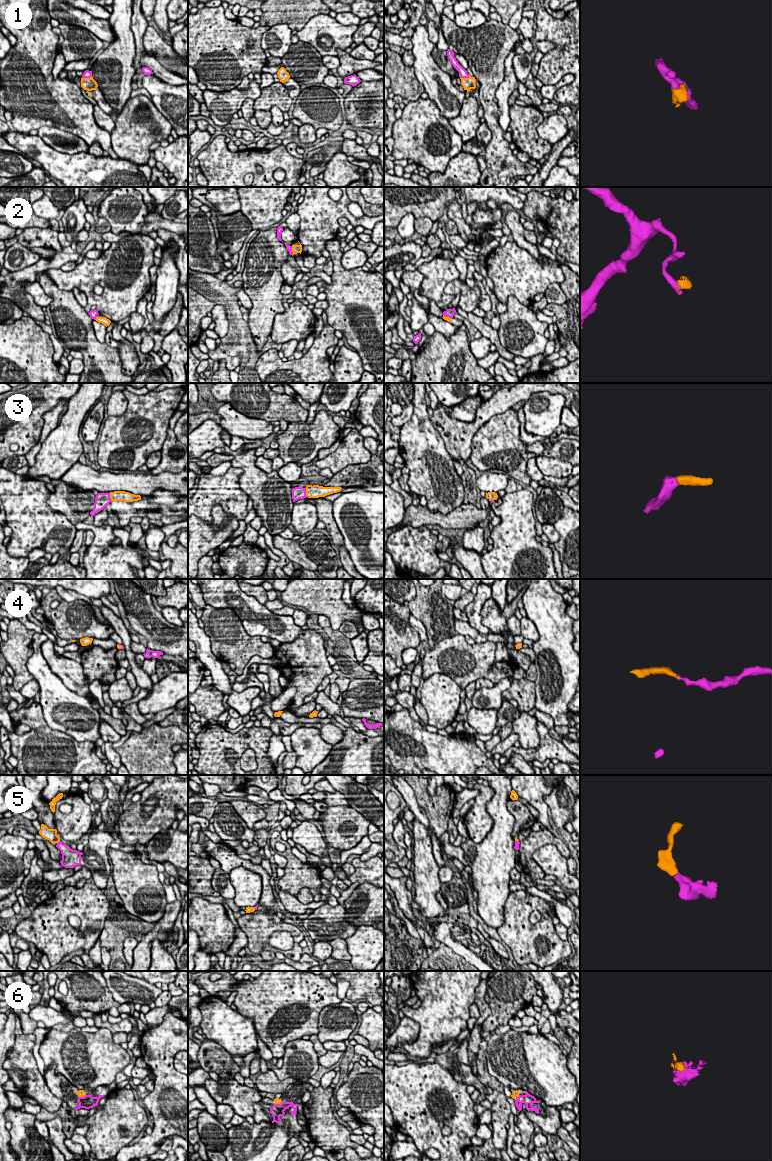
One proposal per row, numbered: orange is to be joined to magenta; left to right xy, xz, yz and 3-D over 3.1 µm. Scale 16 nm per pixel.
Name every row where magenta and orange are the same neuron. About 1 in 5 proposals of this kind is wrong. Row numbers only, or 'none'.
1, 3, 4, 5, 6

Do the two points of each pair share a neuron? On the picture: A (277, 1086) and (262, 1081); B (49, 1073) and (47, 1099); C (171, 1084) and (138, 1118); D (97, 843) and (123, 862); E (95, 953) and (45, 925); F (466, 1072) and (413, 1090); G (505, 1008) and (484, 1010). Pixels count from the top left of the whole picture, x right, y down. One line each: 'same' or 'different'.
A: same
B: different
C: different
D: different
E: different
F: different
G: different

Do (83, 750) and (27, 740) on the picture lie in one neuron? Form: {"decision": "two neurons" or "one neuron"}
{"decision": "one neuron"}

